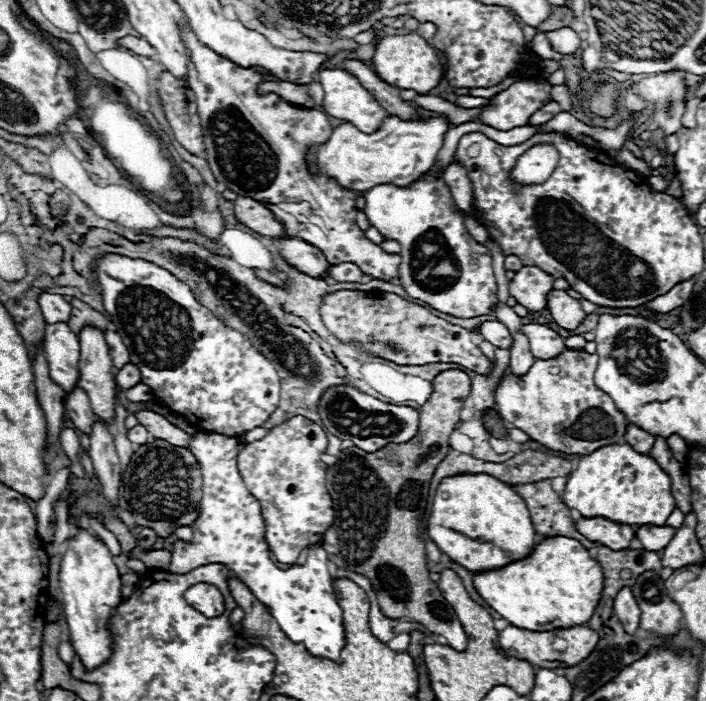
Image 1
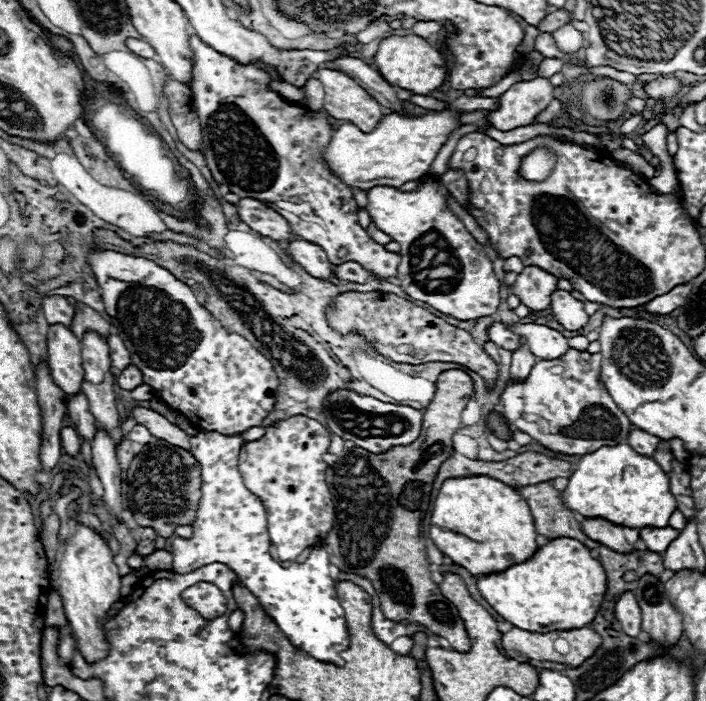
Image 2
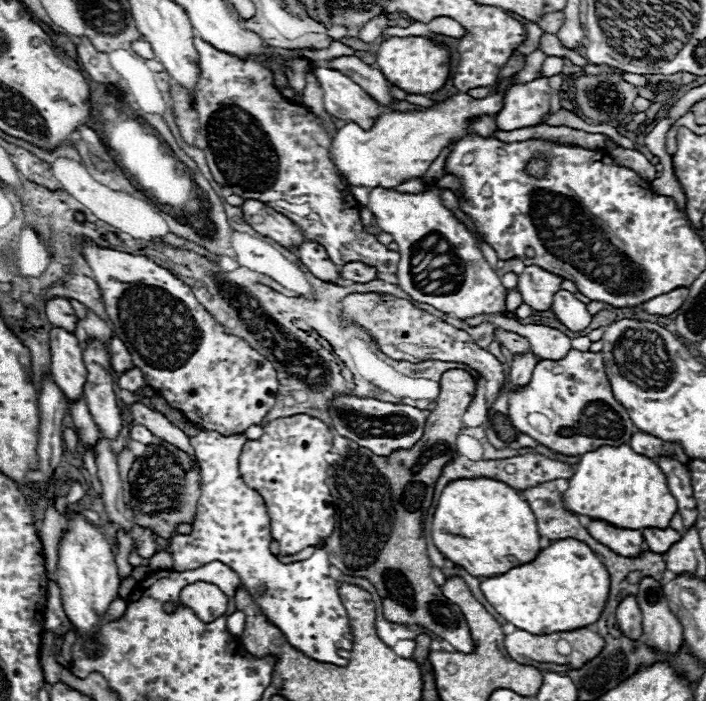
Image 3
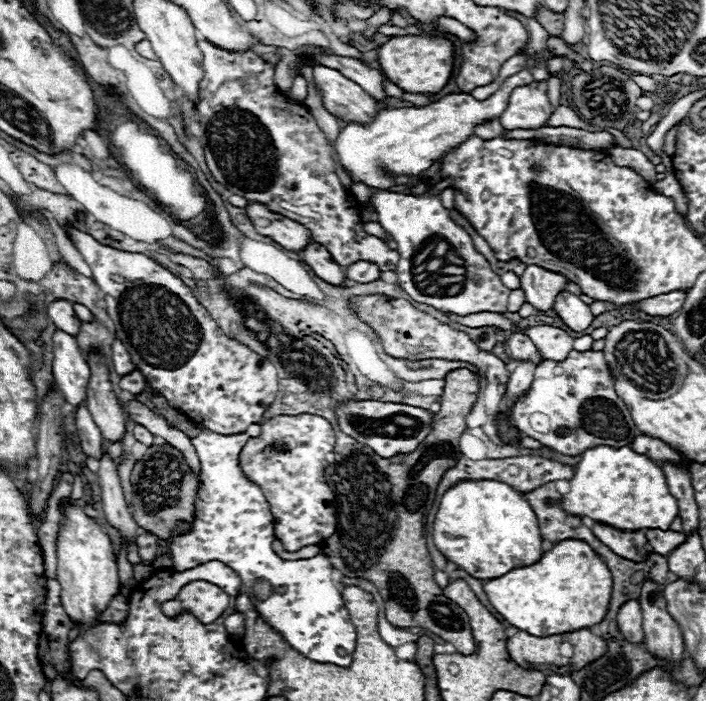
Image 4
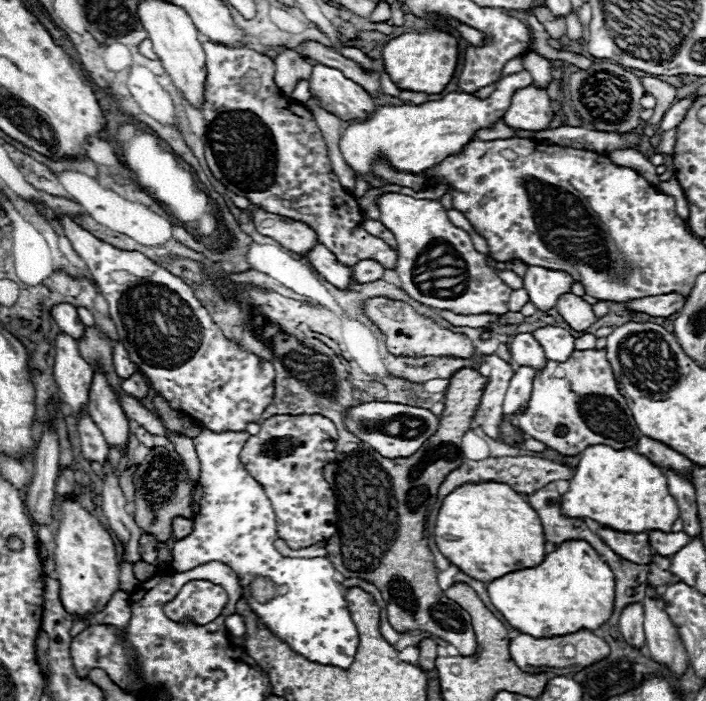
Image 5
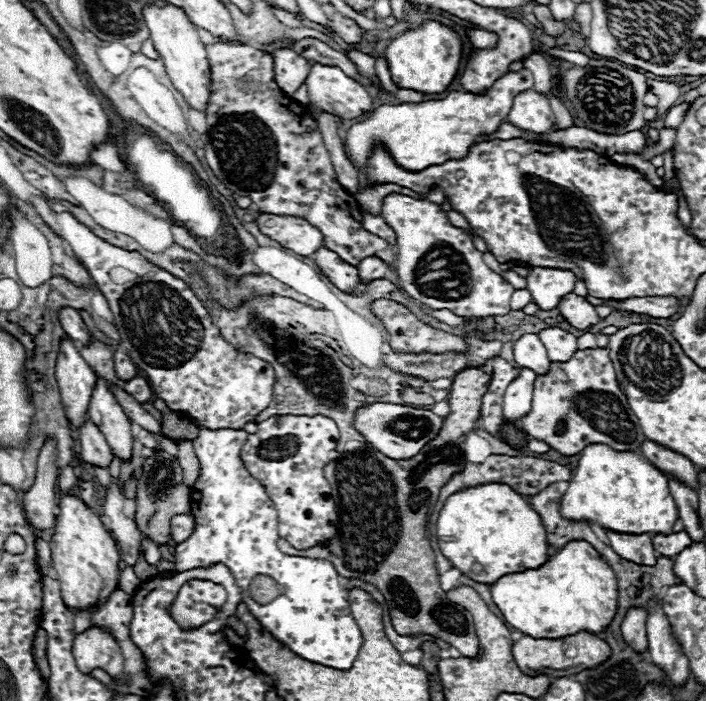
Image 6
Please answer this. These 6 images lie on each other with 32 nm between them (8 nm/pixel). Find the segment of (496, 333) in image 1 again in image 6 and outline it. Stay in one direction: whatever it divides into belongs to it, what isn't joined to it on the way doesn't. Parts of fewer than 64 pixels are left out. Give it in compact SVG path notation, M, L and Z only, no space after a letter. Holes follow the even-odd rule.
M524 334L518 340L514 340L514 362L518 366L532 368L536 374L548 372L548 366L550 366L546 348L536 338L536 334Z

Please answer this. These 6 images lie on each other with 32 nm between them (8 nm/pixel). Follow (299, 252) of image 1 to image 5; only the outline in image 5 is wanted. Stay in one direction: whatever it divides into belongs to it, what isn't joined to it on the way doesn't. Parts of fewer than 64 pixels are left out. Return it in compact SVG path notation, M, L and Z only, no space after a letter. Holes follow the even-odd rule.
M322 244L314 246L304 258L308 258L310 266L312 266L324 280L328 280L330 284L334 284L336 288L342 288L342 290L350 288L350 282L352 282L352 278L350 278L350 268L344 266L344 264L340 264L340 262L336 262L336 256L334 256L326 246L322 246Z

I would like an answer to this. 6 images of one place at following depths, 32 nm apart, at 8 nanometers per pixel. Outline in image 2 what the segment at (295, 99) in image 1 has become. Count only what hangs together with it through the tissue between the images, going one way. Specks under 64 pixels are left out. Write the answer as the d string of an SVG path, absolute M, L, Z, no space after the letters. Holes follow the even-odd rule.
M272 80L268 87L274 92L278 92L280 96L284 96L288 102L294 102L294 104L304 104L304 88L296 88L288 82L278 82L278 80Z

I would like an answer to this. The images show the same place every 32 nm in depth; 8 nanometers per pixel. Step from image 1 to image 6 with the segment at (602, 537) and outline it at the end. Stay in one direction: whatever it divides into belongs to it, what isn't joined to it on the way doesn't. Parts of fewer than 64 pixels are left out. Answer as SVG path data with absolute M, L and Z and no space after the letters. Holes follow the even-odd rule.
M604 530L612 550L620 554L622 558L628 558L630 562L640 562L650 566L656 562L656 552L652 548L652 538L648 534L620 534L612 530Z

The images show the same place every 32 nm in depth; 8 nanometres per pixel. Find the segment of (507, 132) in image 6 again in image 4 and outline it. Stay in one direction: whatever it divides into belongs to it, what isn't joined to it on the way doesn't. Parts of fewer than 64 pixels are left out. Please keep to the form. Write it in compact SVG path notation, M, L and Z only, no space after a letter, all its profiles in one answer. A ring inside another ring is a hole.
M498 119L490 120L476 126L476 136L482 138L483 140L501 137L502 134L505 134L506 132L508 131L502 128Z

